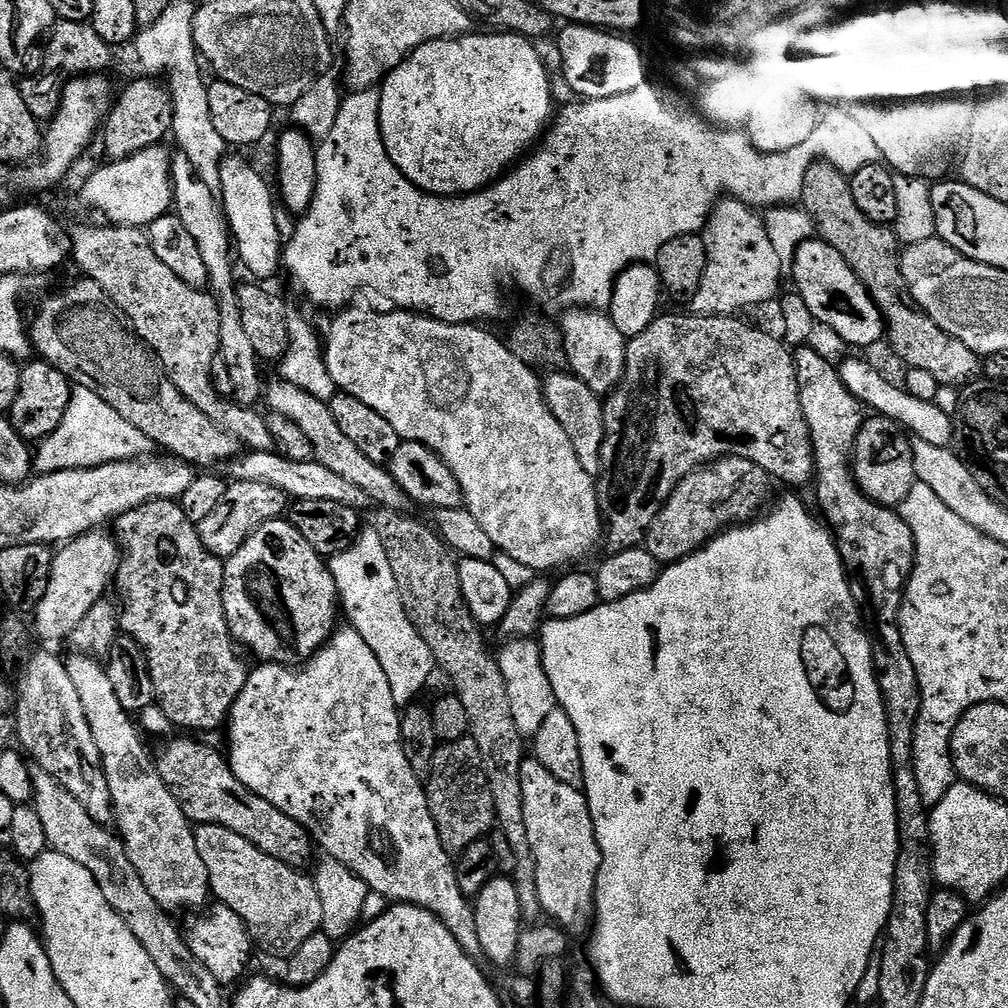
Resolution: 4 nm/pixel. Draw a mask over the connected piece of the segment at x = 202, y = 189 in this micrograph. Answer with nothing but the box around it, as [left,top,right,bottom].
[172,154,266,406]

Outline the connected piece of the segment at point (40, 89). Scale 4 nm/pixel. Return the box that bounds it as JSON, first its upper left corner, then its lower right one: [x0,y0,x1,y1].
[19,20,114,122]

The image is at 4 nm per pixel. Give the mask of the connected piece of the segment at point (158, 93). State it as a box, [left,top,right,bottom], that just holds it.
[102,78,174,161]

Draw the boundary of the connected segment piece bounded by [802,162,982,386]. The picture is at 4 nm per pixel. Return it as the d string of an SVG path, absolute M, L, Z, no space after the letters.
M813 164L806 174L802 207L812 217L815 231L821 236L819 239L842 254L850 270L854 270L864 283L864 289L872 295L872 300L884 315L887 339L892 339L892 348L902 363L909 364L909 369L930 373L940 386L963 386L981 375L982 360L977 352L970 350L966 342L958 342L958 338L943 332L916 305L900 269L901 245L895 242L889 229L879 230L874 221L858 210L858 202L854 202L852 186L845 173L839 172L833 164Z

